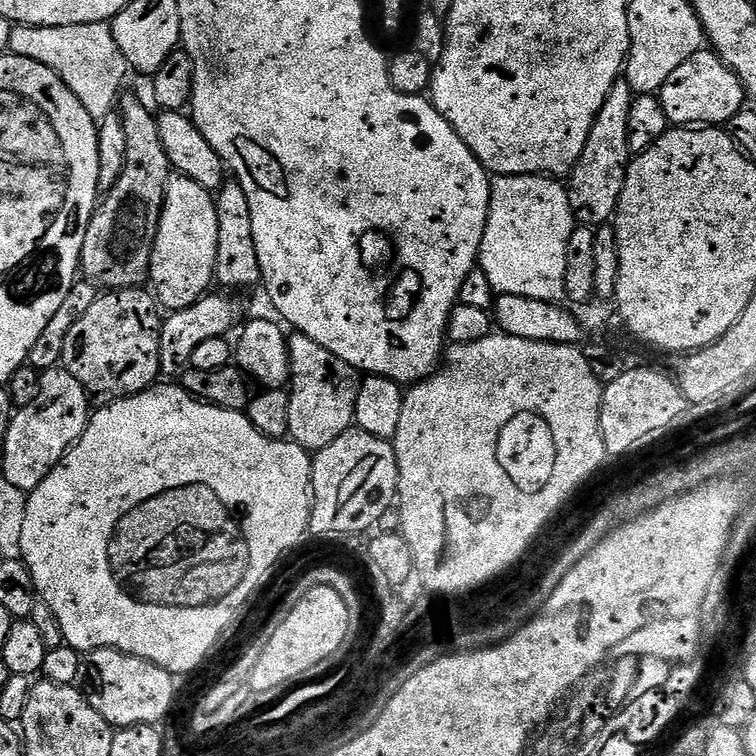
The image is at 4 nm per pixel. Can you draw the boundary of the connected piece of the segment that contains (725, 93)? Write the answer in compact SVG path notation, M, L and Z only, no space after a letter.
M712 50L695 52L661 86L658 99L672 126L724 126L745 107L746 93L731 68Z

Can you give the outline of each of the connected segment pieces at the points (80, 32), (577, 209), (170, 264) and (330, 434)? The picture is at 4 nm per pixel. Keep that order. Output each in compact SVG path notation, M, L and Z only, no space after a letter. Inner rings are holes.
M90 22L74 26L30 26L22 24L13 27L8 43L8 52L13 56L30 58L34 62L42 62L86 106L86 114L94 121L103 121L103 116L113 115L121 95L120 87L124 79L130 75L130 69L122 50L118 50L118 42L114 42L111 23Z
M627 79L617 80L602 110L598 110L598 118L590 130L590 138L586 138L586 146L571 170L566 187L572 215L581 225L604 226L615 217L630 163L626 122L630 119L633 99L634 93Z
M169 175L148 267L150 288L159 307L174 313L203 298L211 289L208 287L213 287L217 258L218 214L213 193L190 178Z
M288 336L288 374L290 377L290 426L288 436L315 454L330 446L334 438L353 427L356 419L357 373L342 358L330 354L314 338Z

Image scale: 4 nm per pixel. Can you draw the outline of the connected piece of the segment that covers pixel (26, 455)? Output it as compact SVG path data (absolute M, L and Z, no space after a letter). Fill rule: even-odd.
M63 366L41 371L34 402L19 409L8 427L6 446L2 450L2 478L25 493L34 491L86 430L90 419L88 400L90 401L90 394L82 386L82 382L78 382L78 378L74 378L74 374L67 372Z

